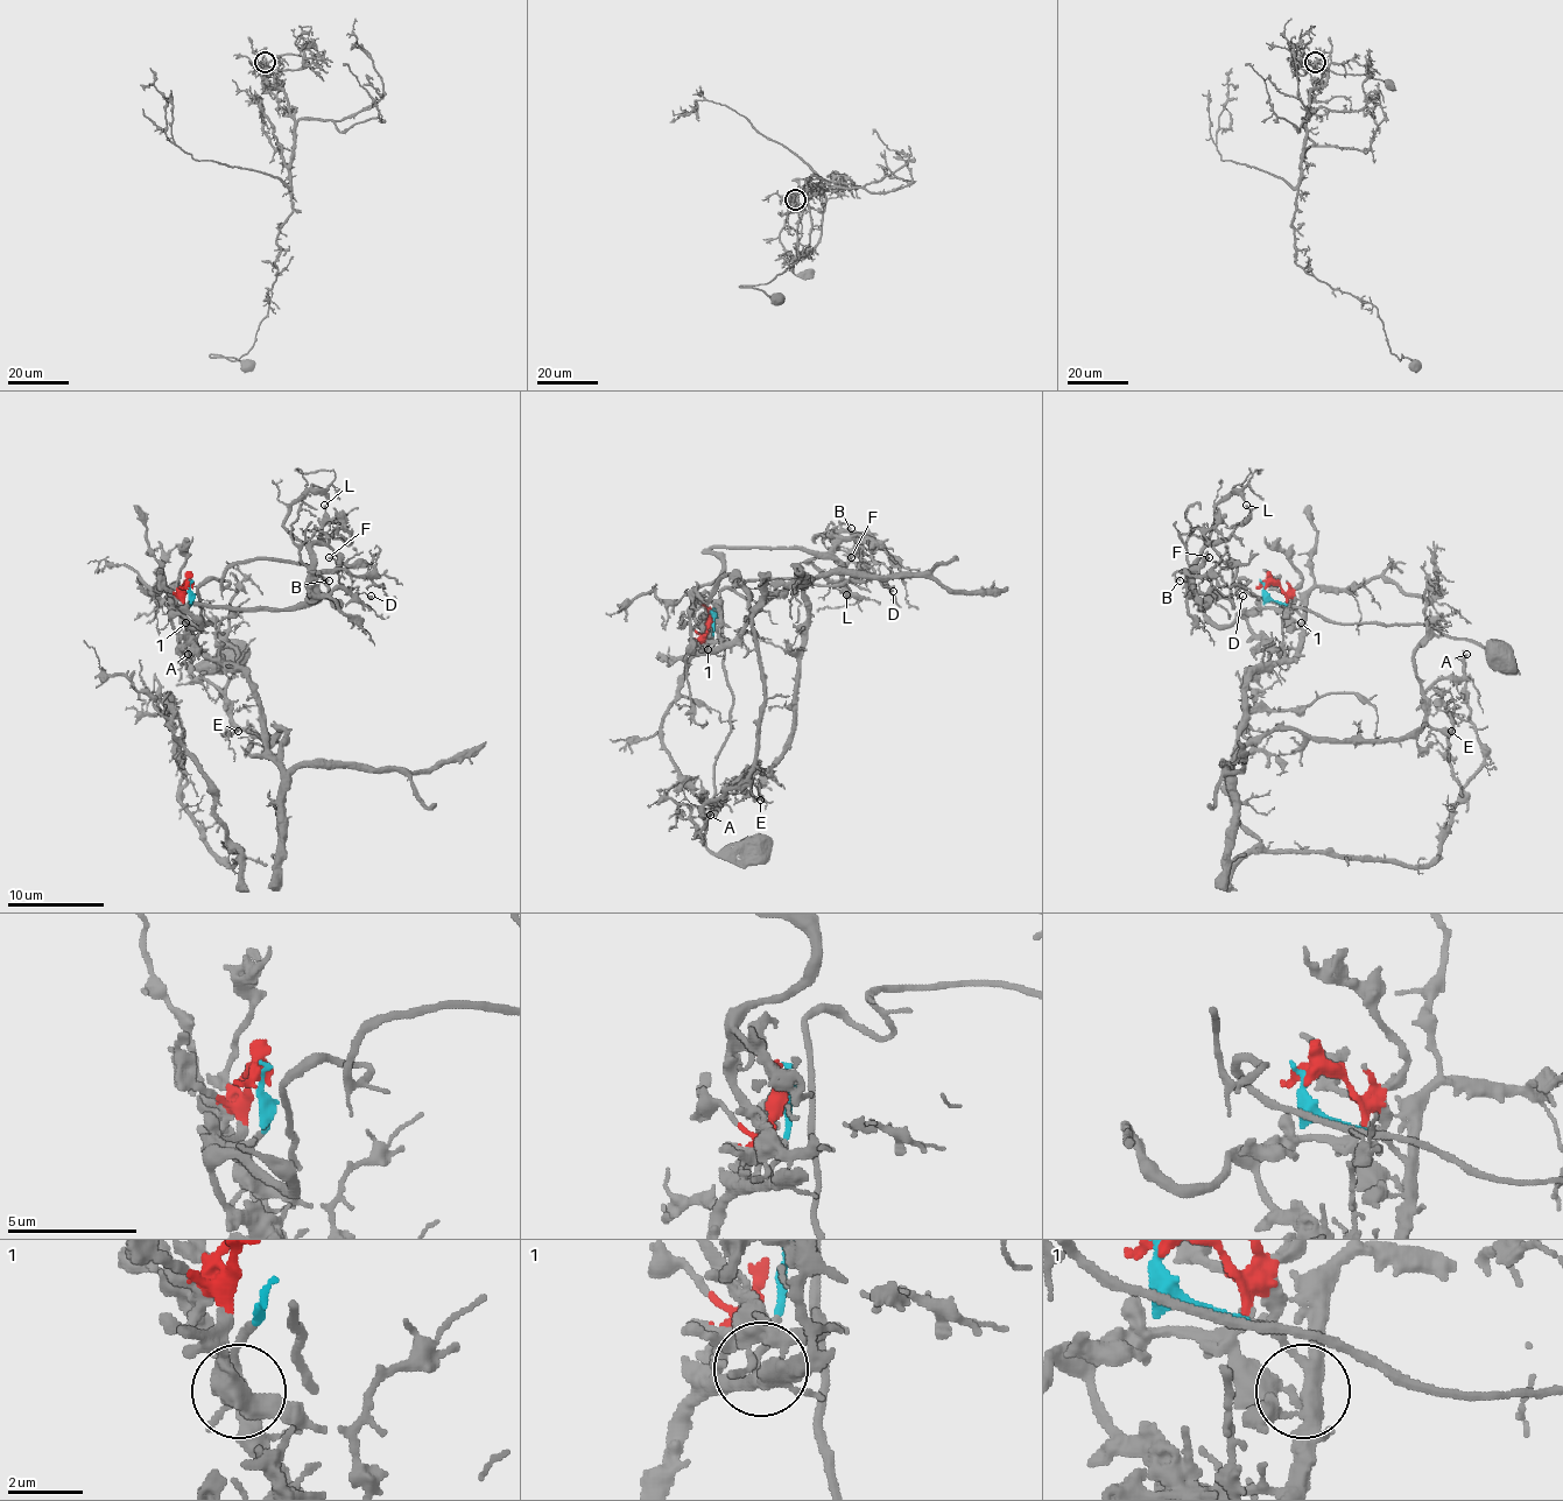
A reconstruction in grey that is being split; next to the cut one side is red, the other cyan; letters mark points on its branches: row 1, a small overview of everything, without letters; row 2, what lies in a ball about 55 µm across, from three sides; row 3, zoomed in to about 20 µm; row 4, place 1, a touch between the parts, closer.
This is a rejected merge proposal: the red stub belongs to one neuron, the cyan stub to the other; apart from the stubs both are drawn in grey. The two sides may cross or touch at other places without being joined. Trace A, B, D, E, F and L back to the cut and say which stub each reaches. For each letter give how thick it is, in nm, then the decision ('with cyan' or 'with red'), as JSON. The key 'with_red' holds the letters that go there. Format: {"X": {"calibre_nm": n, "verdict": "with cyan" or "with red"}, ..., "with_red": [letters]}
{"A": {"calibre_nm": 120, "verdict": "with cyan"}, "B": {"calibre_nm": 160, "verdict": "with red"}, "D": {"calibre_nm": 140, "verdict": "with red"}, "E": {"calibre_nm": 280, "verdict": "with cyan"}, "F": {"calibre_nm": 120, "verdict": "with red"}, "L": {"calibre_nm": 120, "verdict": "with red"}, "with_red": ["B", "D", "F", "L"]}

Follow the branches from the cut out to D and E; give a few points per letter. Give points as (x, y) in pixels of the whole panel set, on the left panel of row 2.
D: (188, 585), (178, 607), (171, 607), (195, 624), (203, 624), (190, 605), (307, 607), (321, 592), (371, 596)
E: (188, 585), (190, 639), (248, 677), (262, 742), (275, 754), (284, 730), (275, 740), (229, 730), (239, 730)

